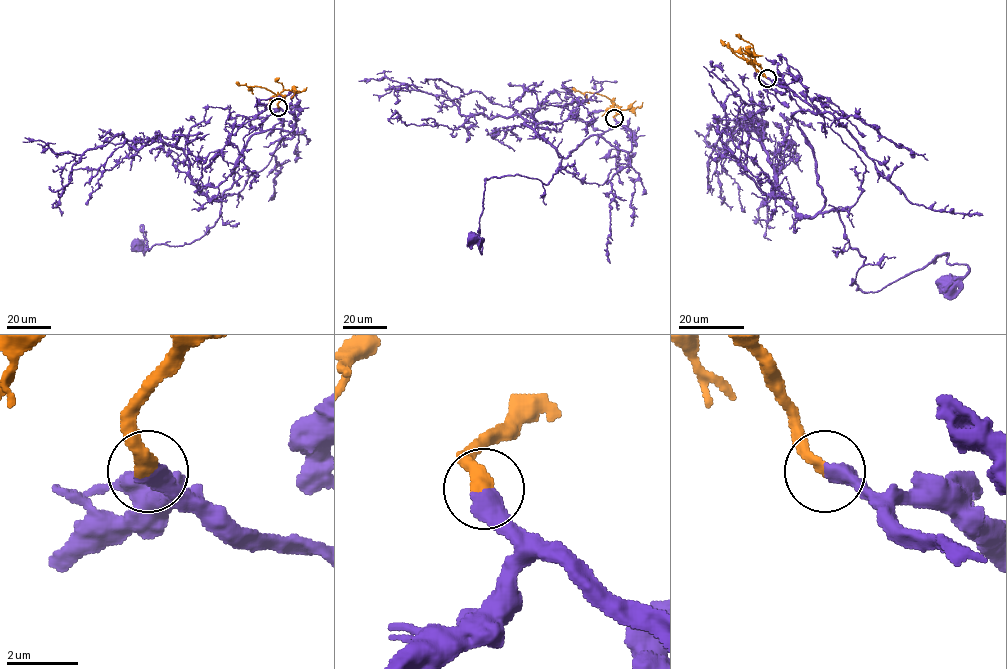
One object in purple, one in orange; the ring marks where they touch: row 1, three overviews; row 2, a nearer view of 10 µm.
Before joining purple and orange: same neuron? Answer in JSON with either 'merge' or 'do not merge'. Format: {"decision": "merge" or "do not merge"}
{"decision": "merge"}

